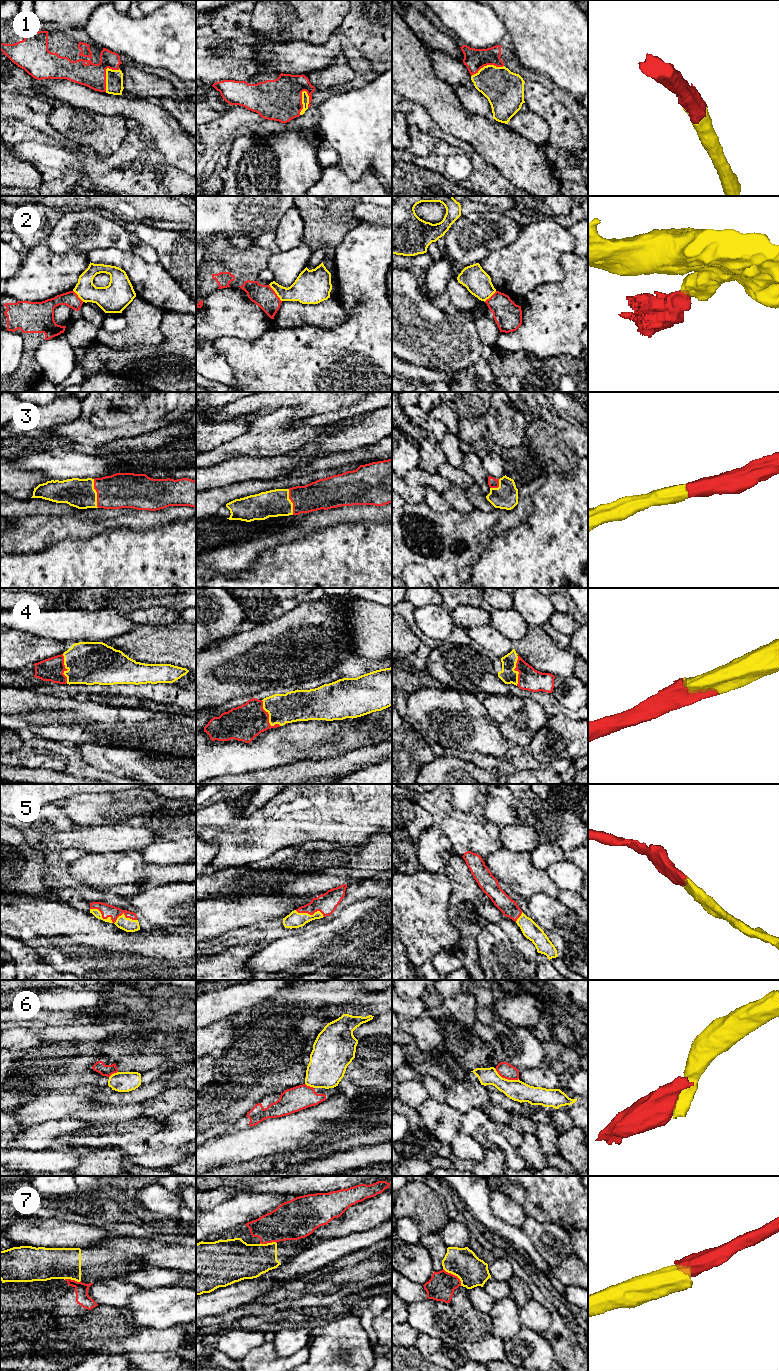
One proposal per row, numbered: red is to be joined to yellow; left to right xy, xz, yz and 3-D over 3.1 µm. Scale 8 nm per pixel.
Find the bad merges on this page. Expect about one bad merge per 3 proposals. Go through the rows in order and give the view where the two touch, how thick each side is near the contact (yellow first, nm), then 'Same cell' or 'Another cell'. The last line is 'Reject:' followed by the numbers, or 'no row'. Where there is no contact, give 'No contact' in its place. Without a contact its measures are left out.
1: Touches yellow in xz. Thickness 60 nm (yellow) against 340 nm. Same cell
2: Touches yellow in xz. Thickness 240 nm (yellow) against 180 nm. Another cell
3: Touches yellow in xy. Thickness 240 nm (yellow) against 280 nm. Same cell
4: Touches yellow in xz. Thickness 240 nm (yellow) against 280 nm. Same cell
5: Touches yellow in xy. Thickness 60 nm (yellow) against 100 nm. Same cell
6: Touches yellow in yz. Thickness 160 nm (yellow) against 120 nm. Another cell
7: Touches yellow in yz. Thickness 240 nm (yellow) against 220 nm. Another cell
Reject: 2, 6, 7

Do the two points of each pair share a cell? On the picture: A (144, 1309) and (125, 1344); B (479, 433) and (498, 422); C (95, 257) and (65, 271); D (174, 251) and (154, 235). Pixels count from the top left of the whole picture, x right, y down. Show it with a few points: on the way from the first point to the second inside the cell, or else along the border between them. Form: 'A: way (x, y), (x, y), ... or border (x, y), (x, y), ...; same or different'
A: border (124, 1307), (136, 1324), (159, 1330); different
B: border (484, 422), (489, 436), (495, 443); different
C: border (87, 254), (87, 258), (90, 261); different
D: way (169, 246), (159, 240); same

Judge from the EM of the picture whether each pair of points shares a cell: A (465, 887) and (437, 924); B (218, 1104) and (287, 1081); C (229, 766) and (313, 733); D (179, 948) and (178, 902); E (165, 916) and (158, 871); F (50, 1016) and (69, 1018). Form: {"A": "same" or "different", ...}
{"A": "different", "B": "same", "C": "same", "D": "different", "E": "different", "F": "same"}

